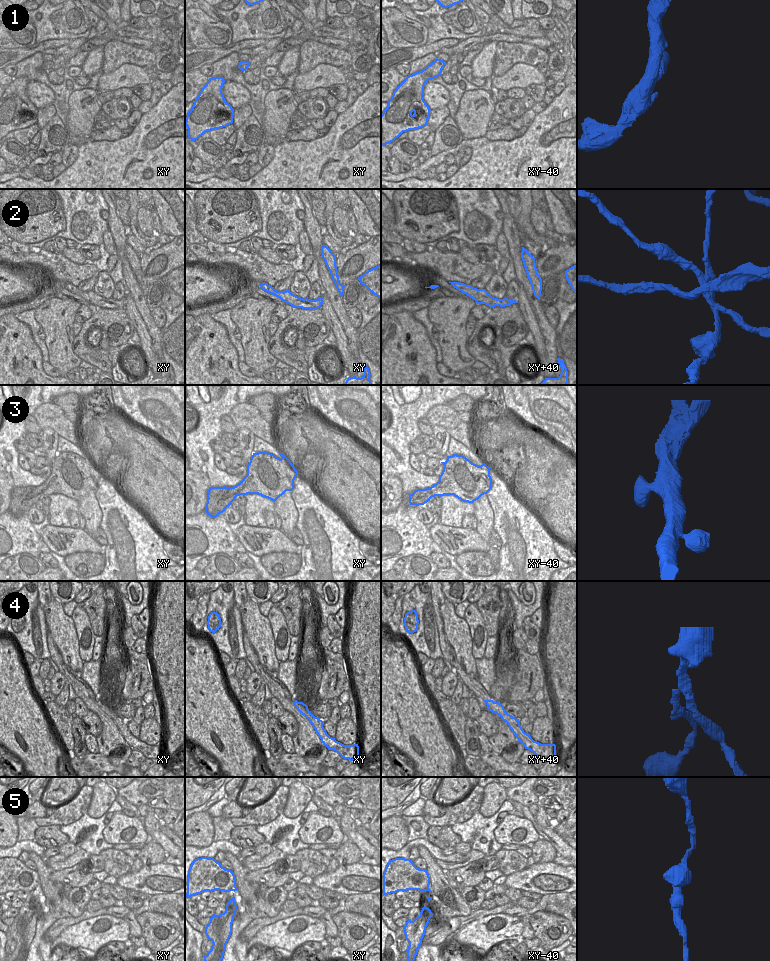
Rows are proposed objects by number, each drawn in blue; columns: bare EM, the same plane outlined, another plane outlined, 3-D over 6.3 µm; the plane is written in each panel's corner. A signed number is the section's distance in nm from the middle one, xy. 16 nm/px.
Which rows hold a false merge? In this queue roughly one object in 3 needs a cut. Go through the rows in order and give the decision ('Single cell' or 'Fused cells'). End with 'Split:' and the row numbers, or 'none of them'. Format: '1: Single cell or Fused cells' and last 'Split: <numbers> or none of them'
1: Single cell
2: Fused cells
3: Single cell
4: Fused cells
5: Single cell
Split: 2, 4.

